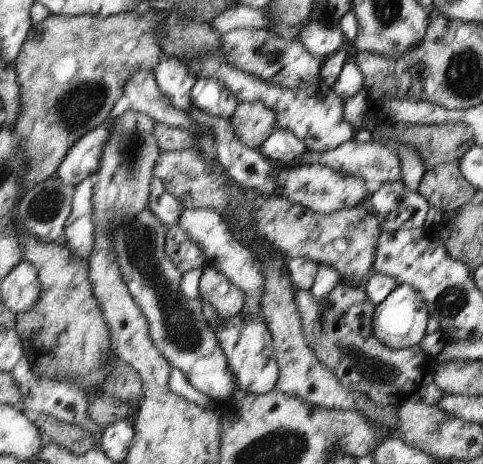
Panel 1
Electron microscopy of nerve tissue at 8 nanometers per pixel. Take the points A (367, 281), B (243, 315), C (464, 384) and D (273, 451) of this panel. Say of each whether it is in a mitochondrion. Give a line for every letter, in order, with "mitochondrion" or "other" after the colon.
A: other
B: other
C: other
D: mitochondrion

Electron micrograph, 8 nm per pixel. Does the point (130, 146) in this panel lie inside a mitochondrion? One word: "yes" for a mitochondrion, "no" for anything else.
yes

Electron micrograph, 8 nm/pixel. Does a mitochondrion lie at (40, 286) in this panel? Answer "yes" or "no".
no

